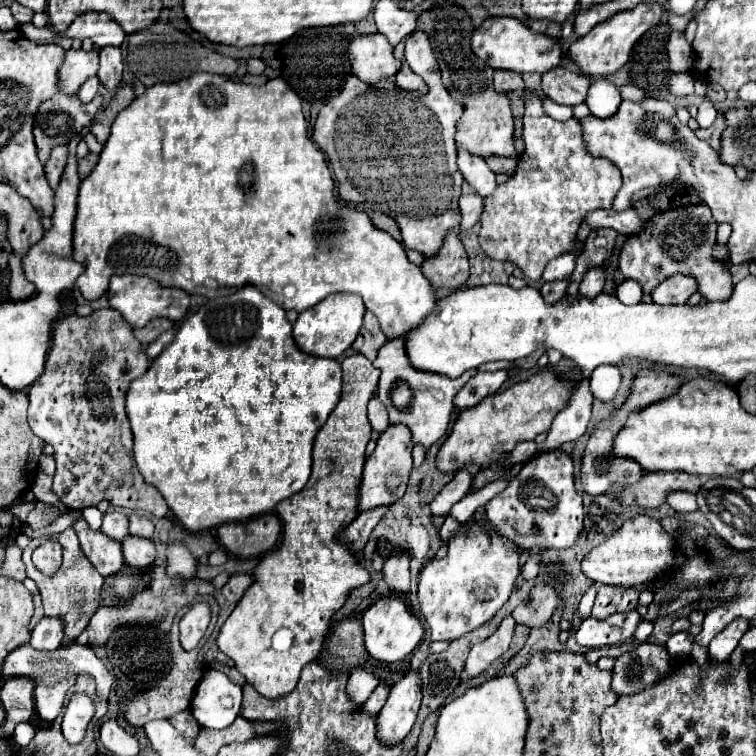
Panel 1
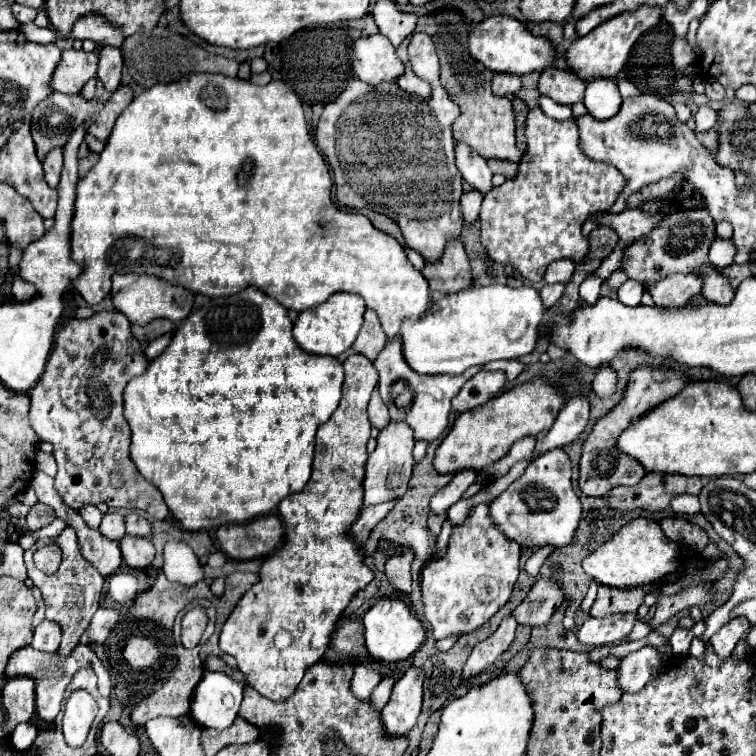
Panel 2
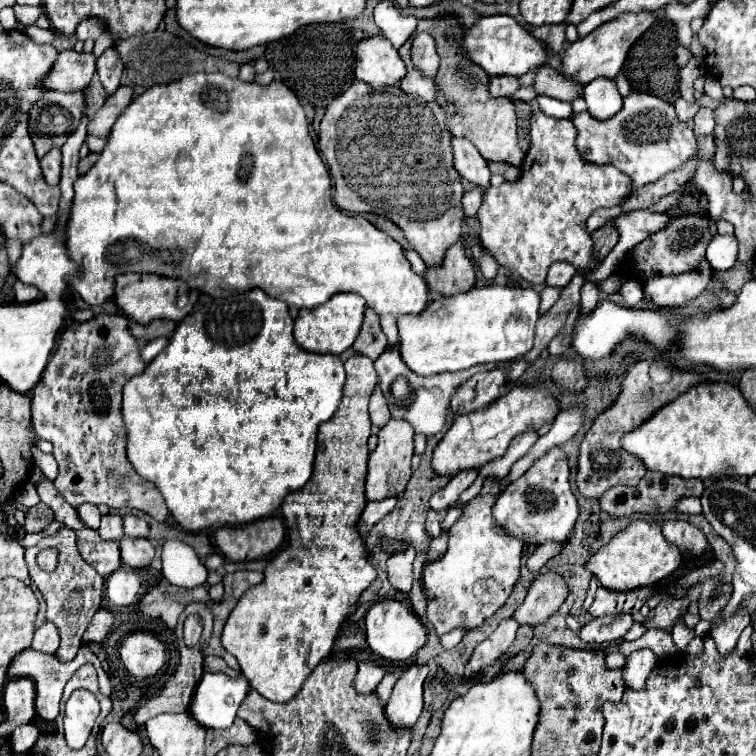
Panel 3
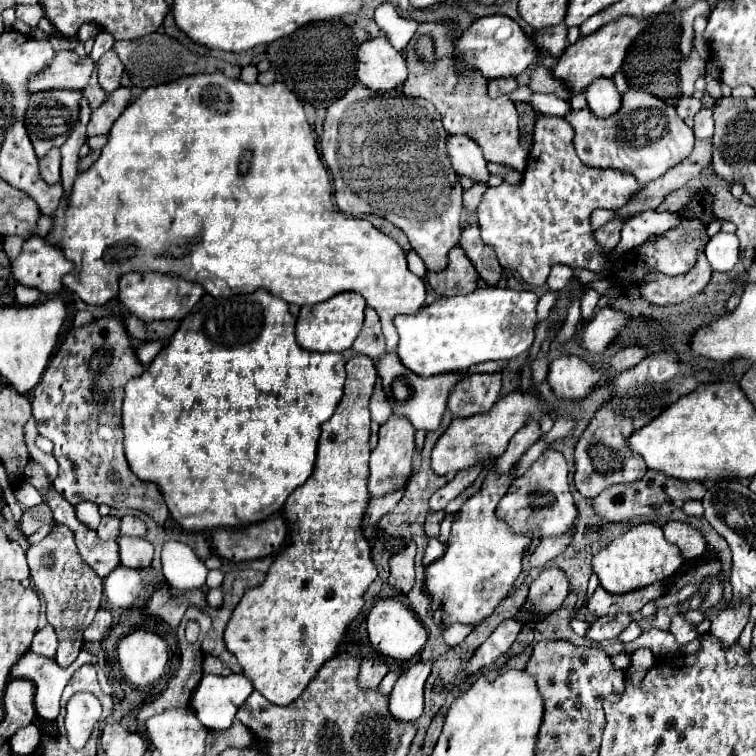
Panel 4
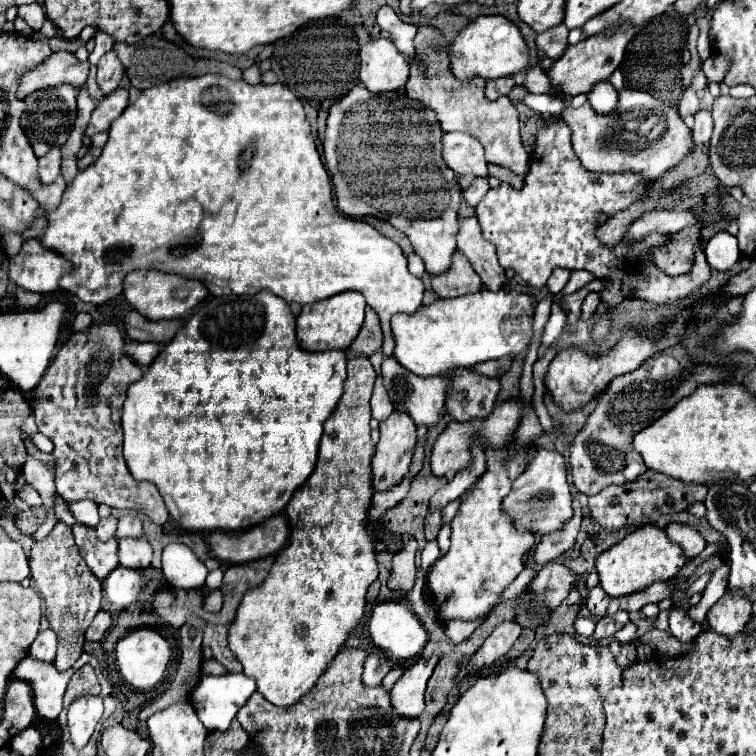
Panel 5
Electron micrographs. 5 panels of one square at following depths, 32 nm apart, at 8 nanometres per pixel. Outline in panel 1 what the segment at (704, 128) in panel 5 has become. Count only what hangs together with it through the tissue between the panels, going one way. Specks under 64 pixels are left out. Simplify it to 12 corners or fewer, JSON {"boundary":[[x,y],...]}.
{"boundary":[[712,100],[698,106],[700,128],[712,126],[716,118],[716,108]]}

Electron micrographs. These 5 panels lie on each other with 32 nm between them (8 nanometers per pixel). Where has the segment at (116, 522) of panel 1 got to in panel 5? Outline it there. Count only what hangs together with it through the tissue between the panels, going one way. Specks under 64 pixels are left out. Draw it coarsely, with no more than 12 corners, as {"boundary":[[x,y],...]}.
{"boundary":[[116,516],[102,518],[96,526],[100,540],[116,538]]}

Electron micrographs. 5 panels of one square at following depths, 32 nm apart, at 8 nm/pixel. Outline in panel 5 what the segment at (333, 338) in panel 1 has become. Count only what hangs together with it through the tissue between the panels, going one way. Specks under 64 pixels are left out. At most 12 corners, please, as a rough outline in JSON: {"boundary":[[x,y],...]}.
{"boundary":[[342,292],[302,306],[296,340],[308,352],[348,350],[364,296]]}

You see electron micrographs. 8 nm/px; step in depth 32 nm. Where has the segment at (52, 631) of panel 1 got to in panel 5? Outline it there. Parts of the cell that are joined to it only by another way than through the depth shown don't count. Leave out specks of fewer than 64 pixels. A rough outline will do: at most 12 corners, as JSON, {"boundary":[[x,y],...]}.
{"boundary":[[52,628],[38,632],[30,654],[52,662],[56,656],[56,634]]}

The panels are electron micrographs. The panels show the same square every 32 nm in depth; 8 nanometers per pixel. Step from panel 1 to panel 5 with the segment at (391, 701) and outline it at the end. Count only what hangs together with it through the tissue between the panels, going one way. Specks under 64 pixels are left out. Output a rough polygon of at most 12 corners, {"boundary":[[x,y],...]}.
{"boundary":[[438,654],[418,658],[390,690],[396,714],[422,714],[426,682]]}

